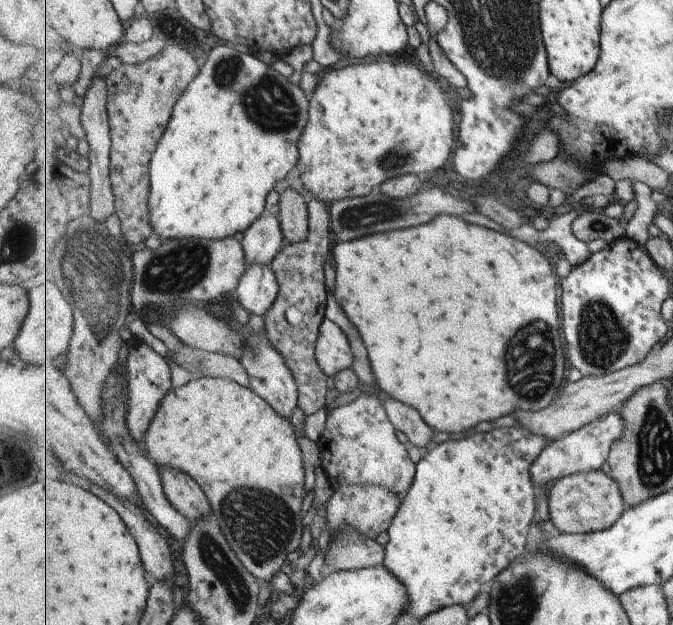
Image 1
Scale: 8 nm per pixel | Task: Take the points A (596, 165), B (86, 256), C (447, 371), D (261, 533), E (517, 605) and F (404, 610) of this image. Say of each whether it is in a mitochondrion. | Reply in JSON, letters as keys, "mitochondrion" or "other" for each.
{"A":"other","B":"mitochondrion","C":"other","D":"mitochondrion","E":"mitochondrion","F":"other"}

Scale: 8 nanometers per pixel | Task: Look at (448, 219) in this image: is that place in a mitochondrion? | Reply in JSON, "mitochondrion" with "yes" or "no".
{"mitochondrion":"no"}

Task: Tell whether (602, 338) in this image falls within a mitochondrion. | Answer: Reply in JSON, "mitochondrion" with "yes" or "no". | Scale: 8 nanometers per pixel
{"mitochondrion":"yes"}

